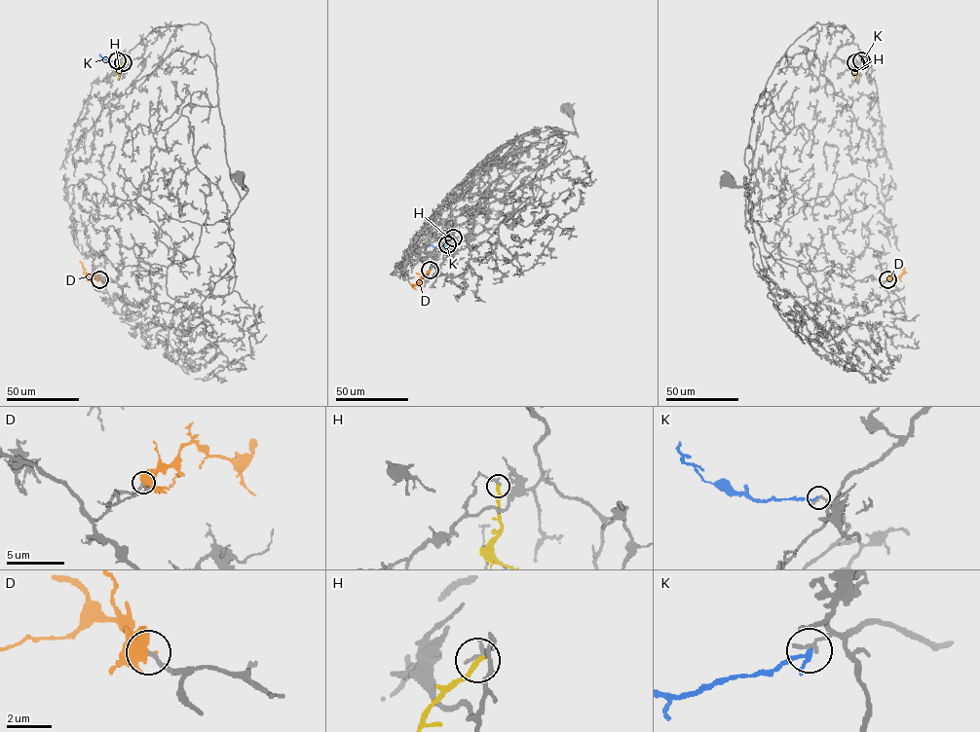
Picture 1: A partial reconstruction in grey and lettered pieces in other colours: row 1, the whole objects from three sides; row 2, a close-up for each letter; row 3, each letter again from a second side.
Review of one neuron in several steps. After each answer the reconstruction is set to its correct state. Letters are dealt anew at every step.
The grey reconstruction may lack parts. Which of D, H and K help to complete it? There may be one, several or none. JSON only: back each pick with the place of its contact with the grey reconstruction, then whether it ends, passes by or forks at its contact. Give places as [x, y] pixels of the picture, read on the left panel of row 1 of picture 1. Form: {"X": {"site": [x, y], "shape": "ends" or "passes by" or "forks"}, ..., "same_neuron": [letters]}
{"D": {"site": [99, 279], "shape": "ends"}, "same_neuron": ["D"]}

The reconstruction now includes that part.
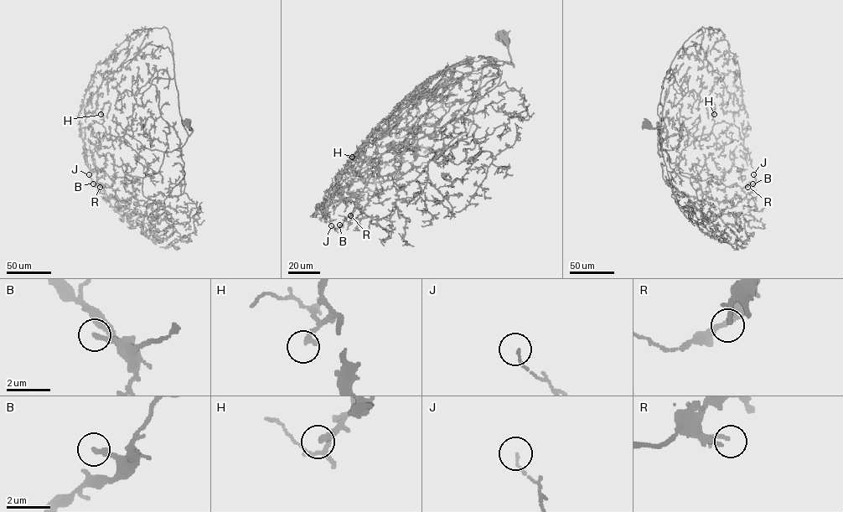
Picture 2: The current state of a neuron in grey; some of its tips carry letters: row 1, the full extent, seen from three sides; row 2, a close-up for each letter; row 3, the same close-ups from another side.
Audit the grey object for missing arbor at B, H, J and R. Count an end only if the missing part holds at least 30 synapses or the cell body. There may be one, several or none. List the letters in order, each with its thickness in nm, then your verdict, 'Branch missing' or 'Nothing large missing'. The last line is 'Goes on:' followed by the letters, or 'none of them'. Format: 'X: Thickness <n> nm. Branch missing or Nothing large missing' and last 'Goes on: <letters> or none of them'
B: Thickness 200 nm. Nothing large missing
H: Thickness 240 nm. Branch missing
J: Thickness 100 nm. Nothing large missing
R: Thickness 150 nm. Nothing large missing
Goes on: H

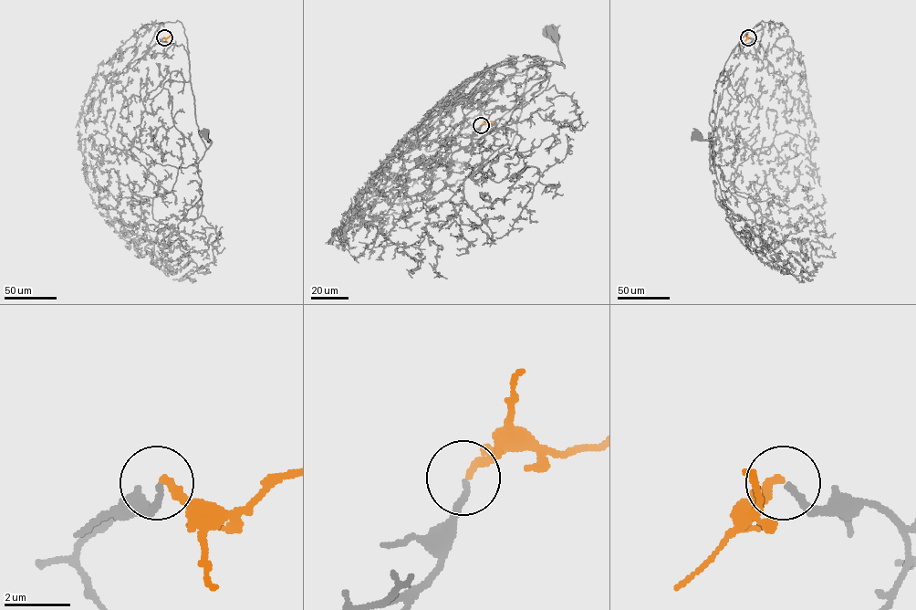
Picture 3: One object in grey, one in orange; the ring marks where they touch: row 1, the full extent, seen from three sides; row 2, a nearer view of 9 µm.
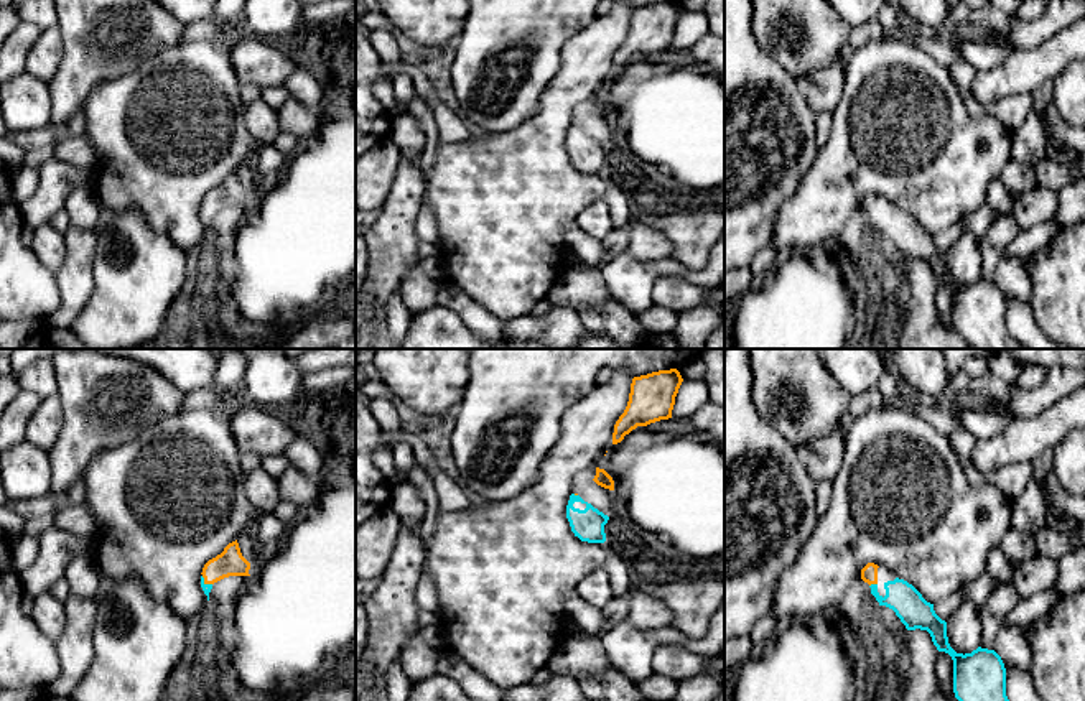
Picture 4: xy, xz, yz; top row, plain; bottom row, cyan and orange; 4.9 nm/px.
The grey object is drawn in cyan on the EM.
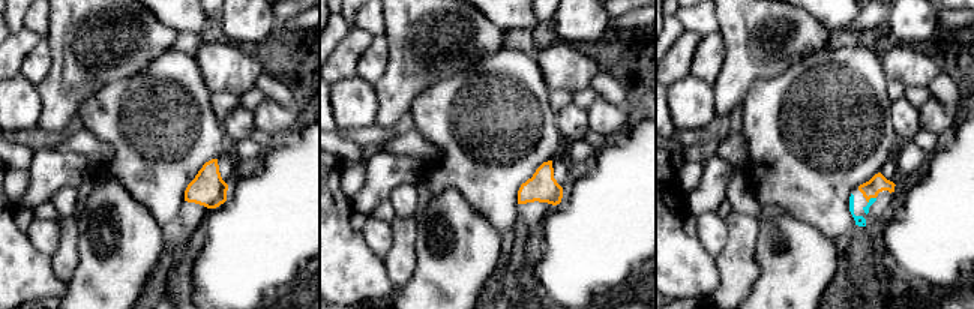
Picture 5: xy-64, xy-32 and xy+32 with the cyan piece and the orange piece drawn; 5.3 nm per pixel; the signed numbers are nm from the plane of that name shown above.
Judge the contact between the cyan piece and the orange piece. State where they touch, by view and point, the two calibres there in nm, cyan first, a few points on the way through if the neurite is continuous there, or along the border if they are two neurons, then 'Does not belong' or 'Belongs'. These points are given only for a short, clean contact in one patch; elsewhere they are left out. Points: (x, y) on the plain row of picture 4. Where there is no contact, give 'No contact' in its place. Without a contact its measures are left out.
Touches cyan at yz (873, 216). Thickness 160 nm (cyan) against 80 nm. Path across: yz (904, 231), (881, 231), (873, 216), (870, 203). Belongs

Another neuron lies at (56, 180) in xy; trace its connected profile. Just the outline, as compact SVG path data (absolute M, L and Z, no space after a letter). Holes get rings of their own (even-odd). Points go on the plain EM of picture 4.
M58 158L38 168L35 194L20 204L23 224L38 227L48 224L54 214L64 211L68 194L76 188L92 189L94 168L79 168Z

